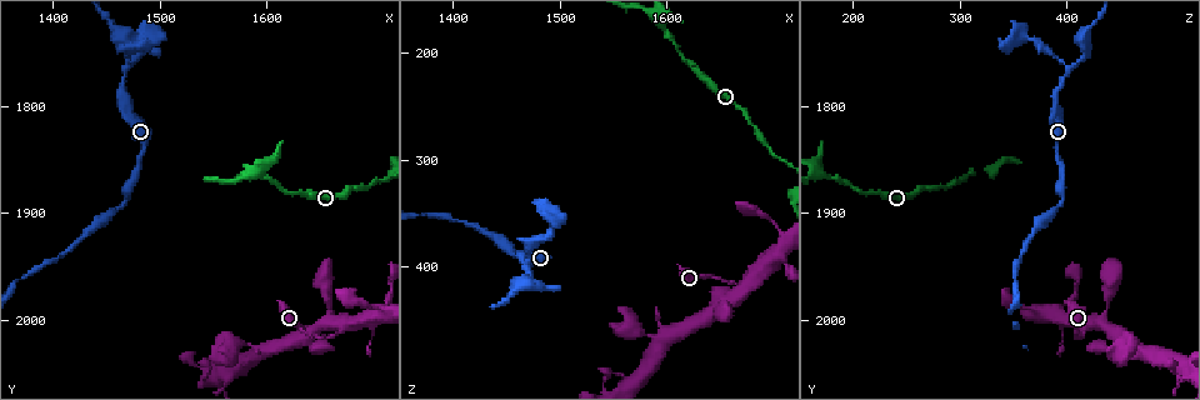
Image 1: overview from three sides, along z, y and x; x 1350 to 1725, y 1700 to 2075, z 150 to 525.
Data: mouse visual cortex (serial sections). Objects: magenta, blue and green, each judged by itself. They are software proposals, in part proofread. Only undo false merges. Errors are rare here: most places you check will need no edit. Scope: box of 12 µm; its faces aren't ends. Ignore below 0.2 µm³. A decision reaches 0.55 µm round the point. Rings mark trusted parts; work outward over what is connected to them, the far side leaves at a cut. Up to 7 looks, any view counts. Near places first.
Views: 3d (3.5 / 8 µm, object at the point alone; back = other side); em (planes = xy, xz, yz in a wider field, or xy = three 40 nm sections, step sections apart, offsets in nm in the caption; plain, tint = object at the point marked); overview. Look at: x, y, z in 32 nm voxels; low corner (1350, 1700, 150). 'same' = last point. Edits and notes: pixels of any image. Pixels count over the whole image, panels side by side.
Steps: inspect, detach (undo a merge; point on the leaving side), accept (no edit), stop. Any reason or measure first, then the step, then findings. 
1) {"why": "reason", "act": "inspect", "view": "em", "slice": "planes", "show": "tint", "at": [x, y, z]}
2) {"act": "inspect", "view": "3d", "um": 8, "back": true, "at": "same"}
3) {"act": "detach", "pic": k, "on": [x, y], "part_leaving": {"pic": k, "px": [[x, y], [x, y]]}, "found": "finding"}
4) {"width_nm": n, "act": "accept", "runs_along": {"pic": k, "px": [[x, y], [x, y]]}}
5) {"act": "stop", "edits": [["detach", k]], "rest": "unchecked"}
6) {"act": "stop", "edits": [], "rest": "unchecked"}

{"why": "sharp bend", "act": "inspect", "view": "3d", "um": 8, "at": [1600, 1868, 176]}

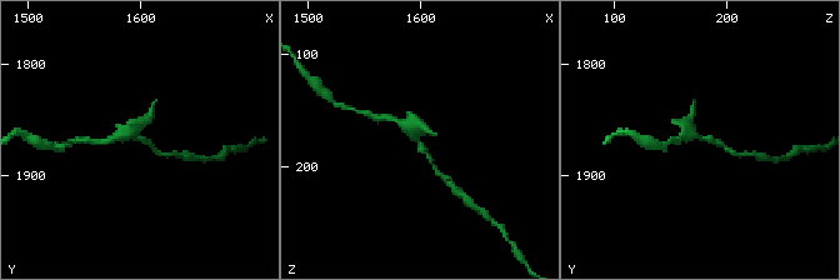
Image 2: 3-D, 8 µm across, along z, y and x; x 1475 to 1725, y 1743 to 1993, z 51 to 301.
{"why": "need the tissue", "act": "inspect", "view": "em", "slice": "xy", "step": 1, "show": "tint", "at": [1598, 1868, 176]}

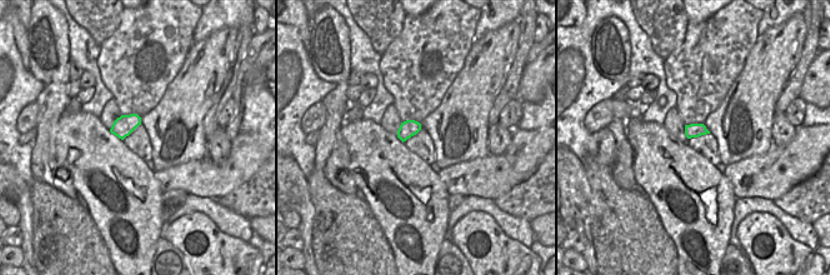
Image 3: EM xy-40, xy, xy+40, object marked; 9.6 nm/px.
{"act": "accept", "runs_along": {"pic": 2, "px": [[728, 149], [694, 135], [690, 119]]}, "found": "one cell here"}

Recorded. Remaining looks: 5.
{"why": "a narrow waist", "act": "inspect", "view": "3d", "um": 3.5, "back": true, "at": [1468, 1762, 402]}

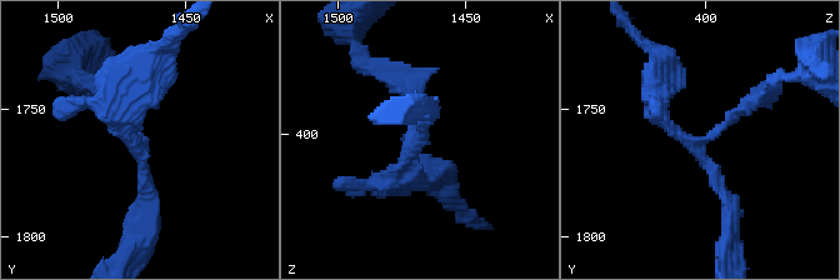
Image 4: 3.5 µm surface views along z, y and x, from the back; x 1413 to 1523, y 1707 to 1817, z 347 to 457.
{"why": "shape alone is not enough", "act": "inspect", "view": "em", "slice": "xy", "step": 1, "show": "tint", "at": [1469, 1764, 403]}

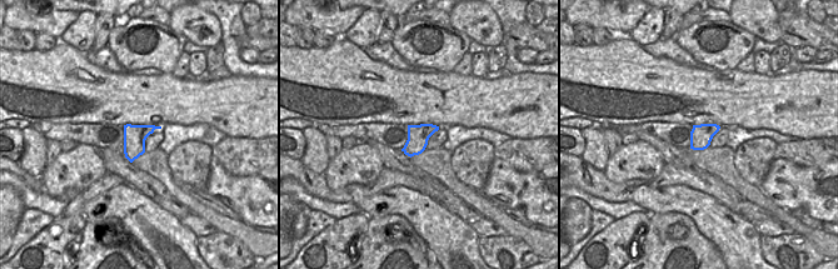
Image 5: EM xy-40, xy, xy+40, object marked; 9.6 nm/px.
{"why": "cut it another way", "act": "inspect", "view": "em", "slice": "planes", "show": "tint", "at": "same"}

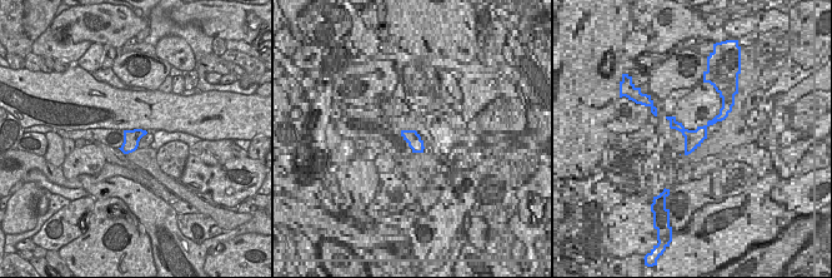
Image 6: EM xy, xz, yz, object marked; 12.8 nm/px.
{"arms": 3, "arm_widths_nm": [150, 200, 250], "act": "accept", "runs_along": {"pic": 4, "px": [[729, 216], [696, 144], [760, 94]]}, "found": "continuous, no second cell"}

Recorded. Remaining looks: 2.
{"why": "branch point", "act": "inspect", "view": "3d", "um": 8, "at": [1670, 2010, 420]}

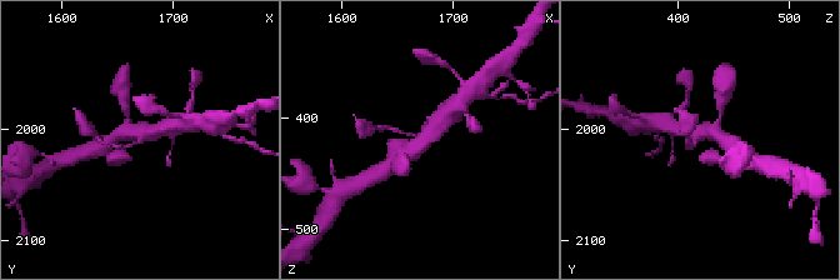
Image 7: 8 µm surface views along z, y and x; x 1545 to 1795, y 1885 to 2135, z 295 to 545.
{"why": "need the tissue", "act": "inspect", "view": "em", "slice": "planes", "show": "tint", "at": [1672, 2010, 416]}

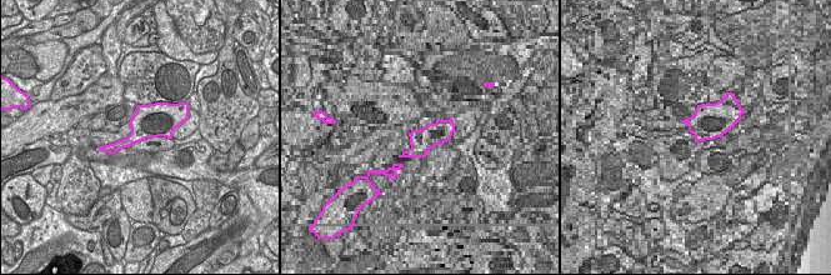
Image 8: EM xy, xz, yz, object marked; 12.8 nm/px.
{"act": "accept", "runs_along": {"pic": 7, "px": [[689, 146], [701, 133], [720, 136]]}, "found": "continuous, no second cell"}

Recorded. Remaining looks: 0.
{"act": "stop", "edits": [], "rest": "unchecked"}

